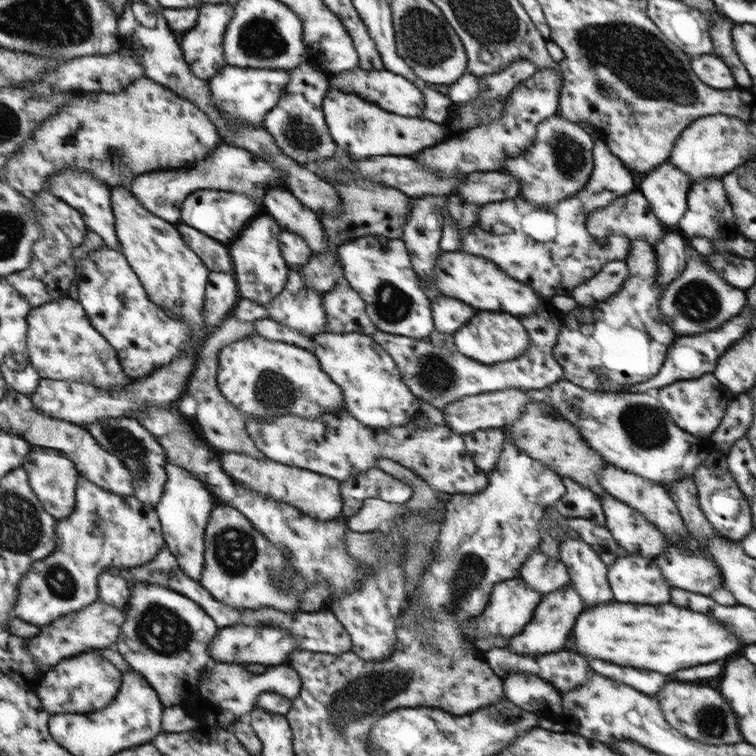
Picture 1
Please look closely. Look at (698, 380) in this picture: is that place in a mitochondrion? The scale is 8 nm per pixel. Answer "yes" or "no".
no

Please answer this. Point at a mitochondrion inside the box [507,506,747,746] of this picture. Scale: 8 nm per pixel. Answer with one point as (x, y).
(712, 723)

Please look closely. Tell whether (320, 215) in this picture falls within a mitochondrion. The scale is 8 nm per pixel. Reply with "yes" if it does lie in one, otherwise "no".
no

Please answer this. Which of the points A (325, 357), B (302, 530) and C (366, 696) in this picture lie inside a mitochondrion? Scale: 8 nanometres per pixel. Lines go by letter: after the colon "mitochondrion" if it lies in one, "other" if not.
A: other
B: other
C: mitochondrion

